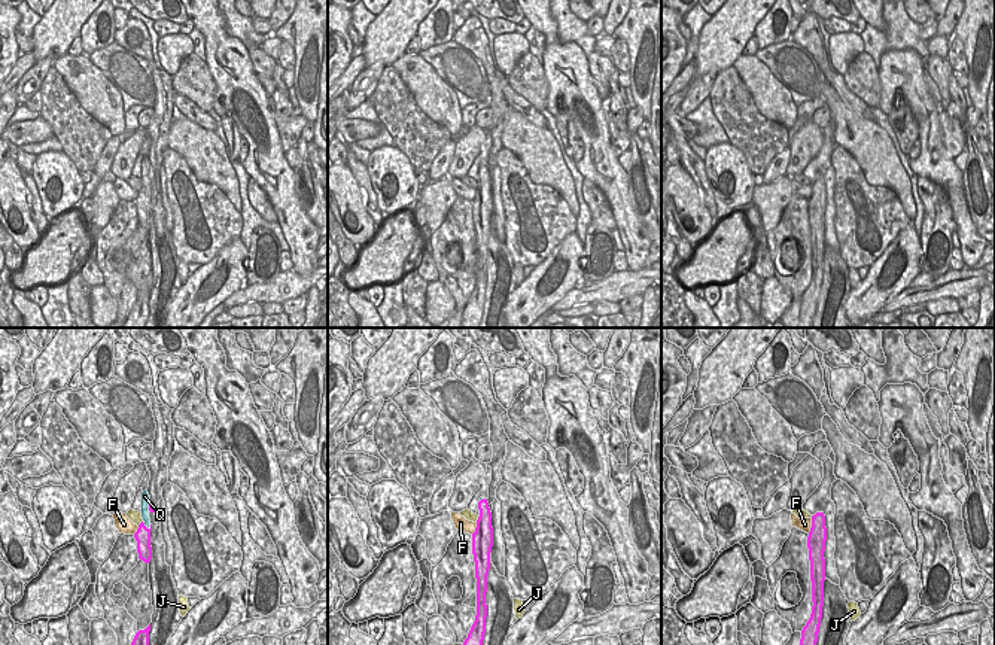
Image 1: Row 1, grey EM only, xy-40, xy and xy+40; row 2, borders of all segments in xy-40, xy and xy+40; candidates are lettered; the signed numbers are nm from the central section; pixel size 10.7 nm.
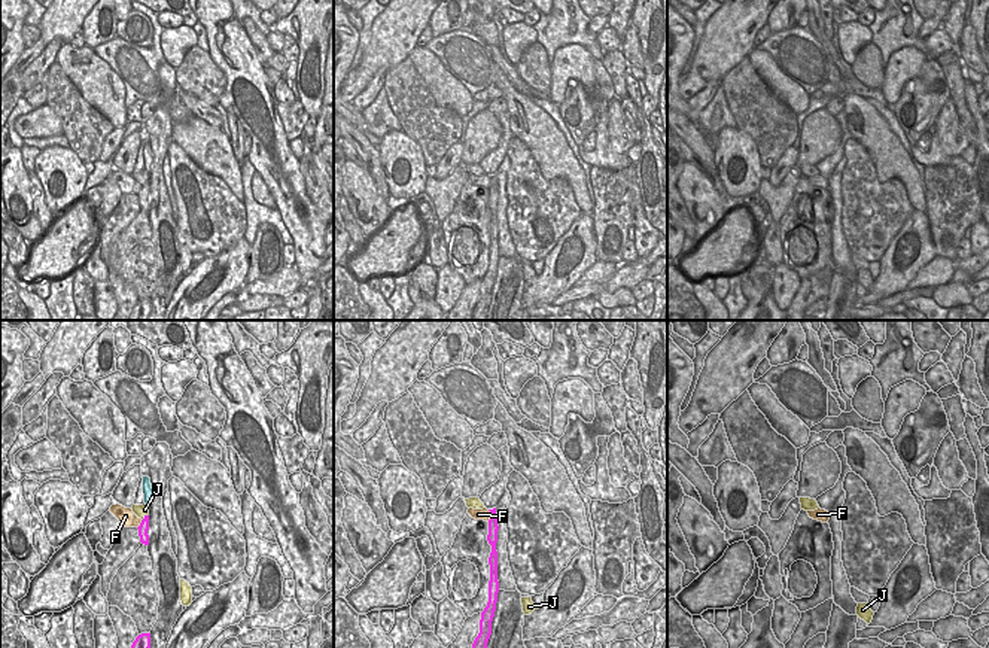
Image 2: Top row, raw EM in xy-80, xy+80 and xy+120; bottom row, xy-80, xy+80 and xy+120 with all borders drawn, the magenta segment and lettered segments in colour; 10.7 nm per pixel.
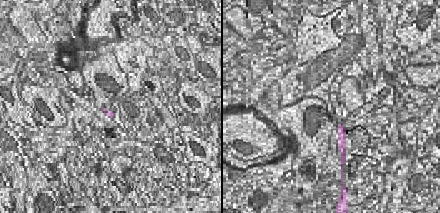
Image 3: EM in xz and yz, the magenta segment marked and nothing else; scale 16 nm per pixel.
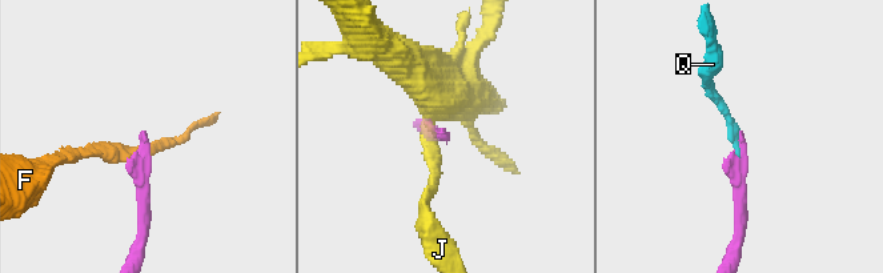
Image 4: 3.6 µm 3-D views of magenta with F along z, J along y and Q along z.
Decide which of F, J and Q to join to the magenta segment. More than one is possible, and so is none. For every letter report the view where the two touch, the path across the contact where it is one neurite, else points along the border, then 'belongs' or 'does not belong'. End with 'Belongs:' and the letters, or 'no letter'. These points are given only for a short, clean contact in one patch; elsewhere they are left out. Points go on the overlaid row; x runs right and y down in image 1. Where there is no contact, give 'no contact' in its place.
F: contact in xy+40; border xy+40 (812, 519), (812, 526), (808, 532); does not belong
J: contact in xy; border xy (478, 517), (475, 522); does not belong
Q: contact in xy-40; way xy-40 (143, 534), (146, 528), (145, 505); belongs
Belongs: Q

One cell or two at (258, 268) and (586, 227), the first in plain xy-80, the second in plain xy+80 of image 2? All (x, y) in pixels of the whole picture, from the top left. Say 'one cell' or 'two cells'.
two cells

